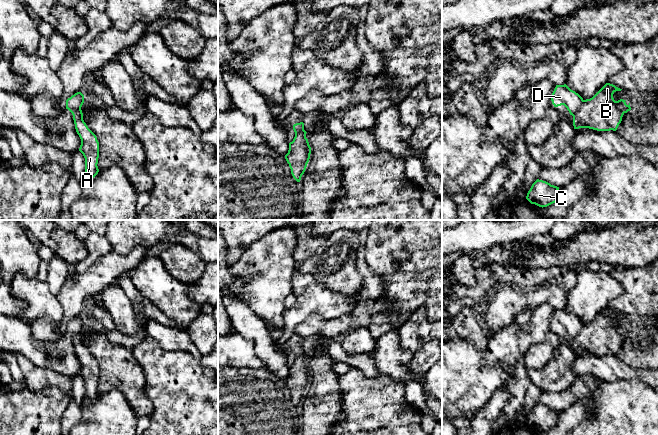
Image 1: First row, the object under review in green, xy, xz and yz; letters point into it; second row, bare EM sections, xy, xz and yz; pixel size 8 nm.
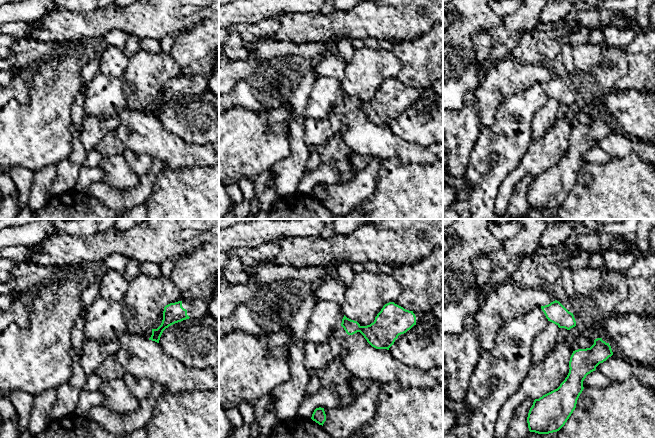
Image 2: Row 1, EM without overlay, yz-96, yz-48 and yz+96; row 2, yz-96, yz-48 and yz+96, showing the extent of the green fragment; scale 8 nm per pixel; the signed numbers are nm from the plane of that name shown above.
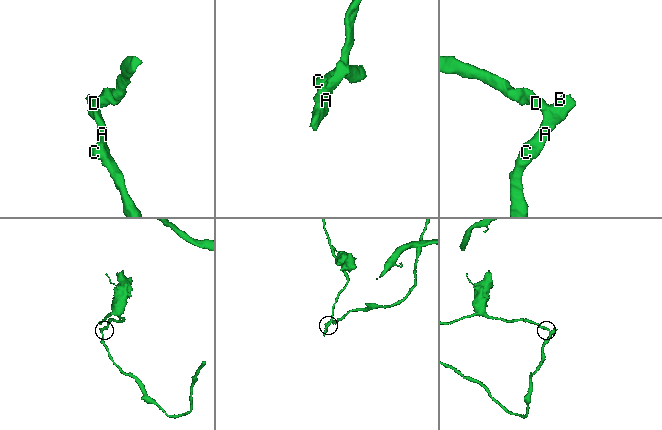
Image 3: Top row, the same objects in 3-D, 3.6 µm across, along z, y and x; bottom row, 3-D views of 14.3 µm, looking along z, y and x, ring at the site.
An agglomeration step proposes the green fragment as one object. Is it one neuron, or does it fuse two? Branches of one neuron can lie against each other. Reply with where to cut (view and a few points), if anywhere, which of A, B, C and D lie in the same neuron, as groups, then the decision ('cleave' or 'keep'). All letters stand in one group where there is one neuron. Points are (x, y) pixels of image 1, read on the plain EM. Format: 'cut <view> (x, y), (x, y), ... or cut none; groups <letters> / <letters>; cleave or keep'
cut yz (584, 324), (572, 339); groups A B C / D; cleave

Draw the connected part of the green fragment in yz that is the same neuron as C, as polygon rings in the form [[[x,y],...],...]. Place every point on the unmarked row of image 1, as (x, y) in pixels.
[[[537,403],[527,417],[526,423],[539,431],[547,431],[558,423],[559,411]]]

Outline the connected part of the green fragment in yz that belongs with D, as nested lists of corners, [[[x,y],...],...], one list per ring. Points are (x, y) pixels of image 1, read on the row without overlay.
[[[564,308],[556,309],[552,317],[551,325],[554,331],[564,329],[570,339],[574,339],[579,334],[584,324],[578,317]]]

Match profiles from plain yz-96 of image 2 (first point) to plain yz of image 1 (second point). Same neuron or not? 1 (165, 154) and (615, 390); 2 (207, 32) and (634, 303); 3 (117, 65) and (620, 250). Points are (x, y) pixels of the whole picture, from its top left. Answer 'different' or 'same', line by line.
1: different
2: same
3: different

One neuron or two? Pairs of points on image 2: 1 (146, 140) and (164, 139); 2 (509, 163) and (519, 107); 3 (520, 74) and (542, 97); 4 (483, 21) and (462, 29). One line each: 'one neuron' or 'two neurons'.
1: one neuron
2: one neuron
3: two neurons
4: one neuron

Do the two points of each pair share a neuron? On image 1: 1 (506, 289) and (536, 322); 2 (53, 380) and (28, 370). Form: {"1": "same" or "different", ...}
{"1": "different", "2": "same"}

